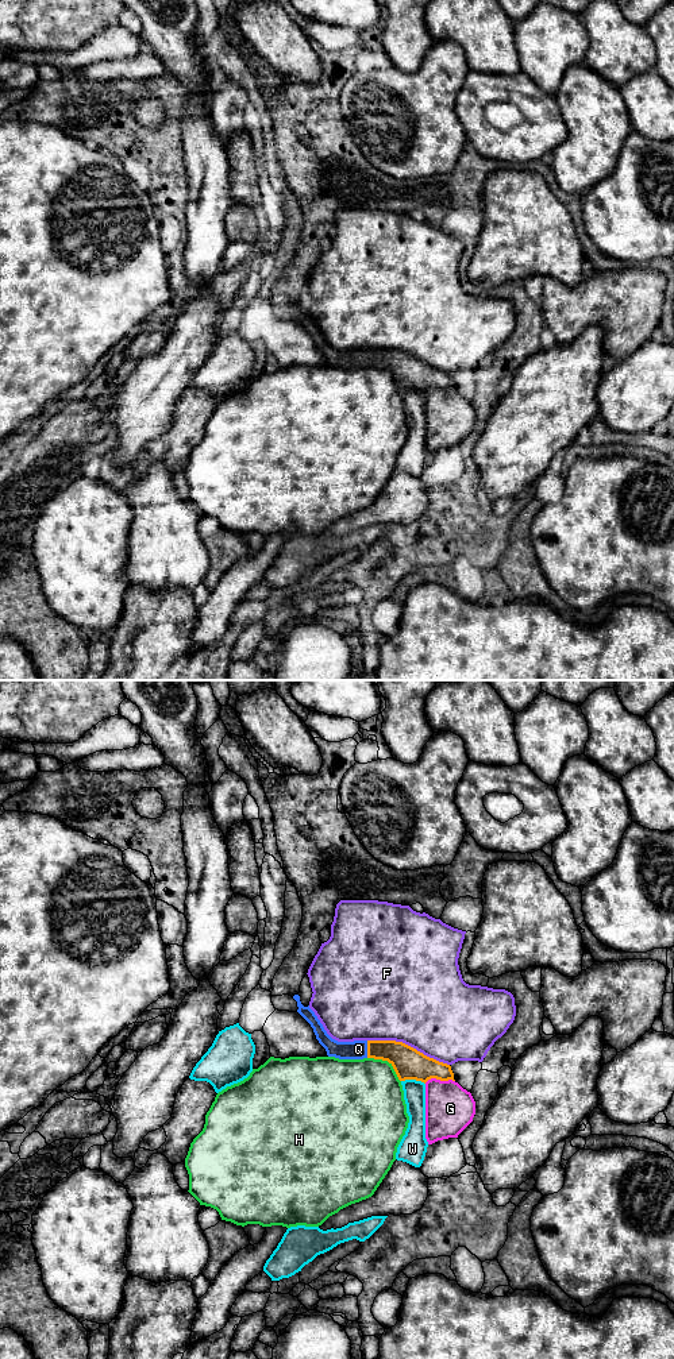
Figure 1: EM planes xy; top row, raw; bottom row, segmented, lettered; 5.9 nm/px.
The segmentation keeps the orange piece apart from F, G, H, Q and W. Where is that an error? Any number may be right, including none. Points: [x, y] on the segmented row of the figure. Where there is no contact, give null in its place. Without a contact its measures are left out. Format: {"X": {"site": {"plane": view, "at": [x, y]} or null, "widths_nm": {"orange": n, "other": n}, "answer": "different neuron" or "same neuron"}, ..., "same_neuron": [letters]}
{"F": {"site": {"plane": "xy", "at": [407, 1045]}, "widths_nm": {"orange": 190, "other": 500}, "answer": "different neuron"}, "G": {"site": {"plane": "xy", "at": [439, 1078]}, "widths_nm": {"orange": 190, "other": 280}, "answer": "different neuron"}, "H": {"site": {"plane": "xy", "at": [388, 1061]}, "widths_nm": {"orange": 190, "other": 440}, "answer": "different neuron"}, "Q": {"site": {"plane": "xy", "at": [368, 1049]}, "widths_nm": {"orange": 180, "other": 110}, "answer": "same neuron"}, "W": {"site": {"plane": "xy", "at": [413, 1078]}, "widths_nm": {"orange": 190, "other": 130}, "answer": "different neuron"}, "same_neuron": ["Q"]}

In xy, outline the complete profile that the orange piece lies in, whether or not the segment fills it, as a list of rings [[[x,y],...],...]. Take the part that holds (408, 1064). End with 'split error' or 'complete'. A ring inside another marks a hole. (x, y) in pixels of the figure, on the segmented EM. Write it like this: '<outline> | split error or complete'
[[[294,995],[293,999],[297,1001],[297,1012],[311,1024],[316,1039],[326,1049],[328,1057],[335,1057],[339,1059],[374,1058],[388,1061],[393,1066],[400,1081],[416,1080],[424,1084],[431,1078],[440,1081],[455,1081],[450,1065],[430,1058],[403,1042],[338,1042],[332,1039],[309,1005],[304,1007],[299,995]]] | split error

